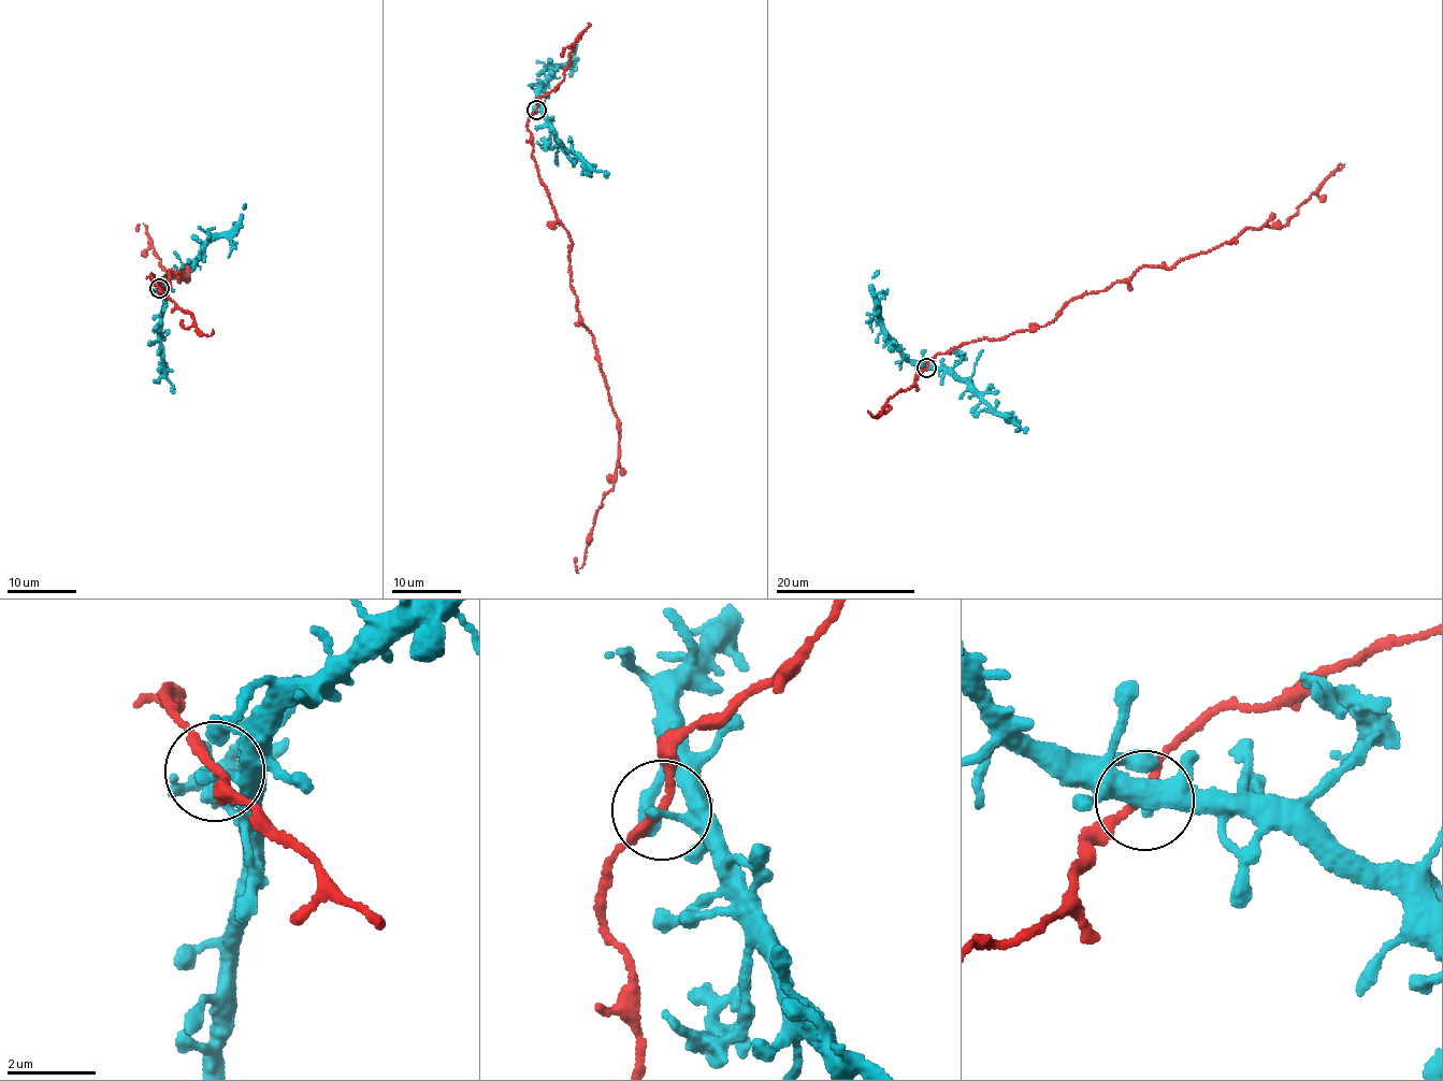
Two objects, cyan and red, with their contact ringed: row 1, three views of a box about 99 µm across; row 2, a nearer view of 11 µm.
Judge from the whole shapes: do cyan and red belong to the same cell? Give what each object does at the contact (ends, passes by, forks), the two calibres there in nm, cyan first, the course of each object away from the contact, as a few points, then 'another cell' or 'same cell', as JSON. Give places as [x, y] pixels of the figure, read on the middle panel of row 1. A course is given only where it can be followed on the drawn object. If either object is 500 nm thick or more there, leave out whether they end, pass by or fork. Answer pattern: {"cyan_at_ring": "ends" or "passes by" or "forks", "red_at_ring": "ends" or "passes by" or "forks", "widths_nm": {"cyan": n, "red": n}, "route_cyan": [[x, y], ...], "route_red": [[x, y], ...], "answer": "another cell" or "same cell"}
{"cyan_at_ring": "passes by", "red_at_ring": "passes by", "widths_nm": {"cyan": 240, "red": 170}, "route_cyan": [[536, 112], [539, 110], [538, 88], [547, 75], [556, 66], [571, 60], [572, 71]], "route_red": [[536, 110], [527, 126], [535, 167], [572, 242], [570, 283], [619, 431], [615, 483], [577, 571], [575, 557]], "answer": "same cell"}

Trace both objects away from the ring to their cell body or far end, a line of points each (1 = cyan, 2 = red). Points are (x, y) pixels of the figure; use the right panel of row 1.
1: (927, 368), (905, 360), (891, 344), (872, 290), (871, 276), (879, 270)
2: (926, 368), (1045, 326), (1142, 267), (1282, 228), (1330, 175)

